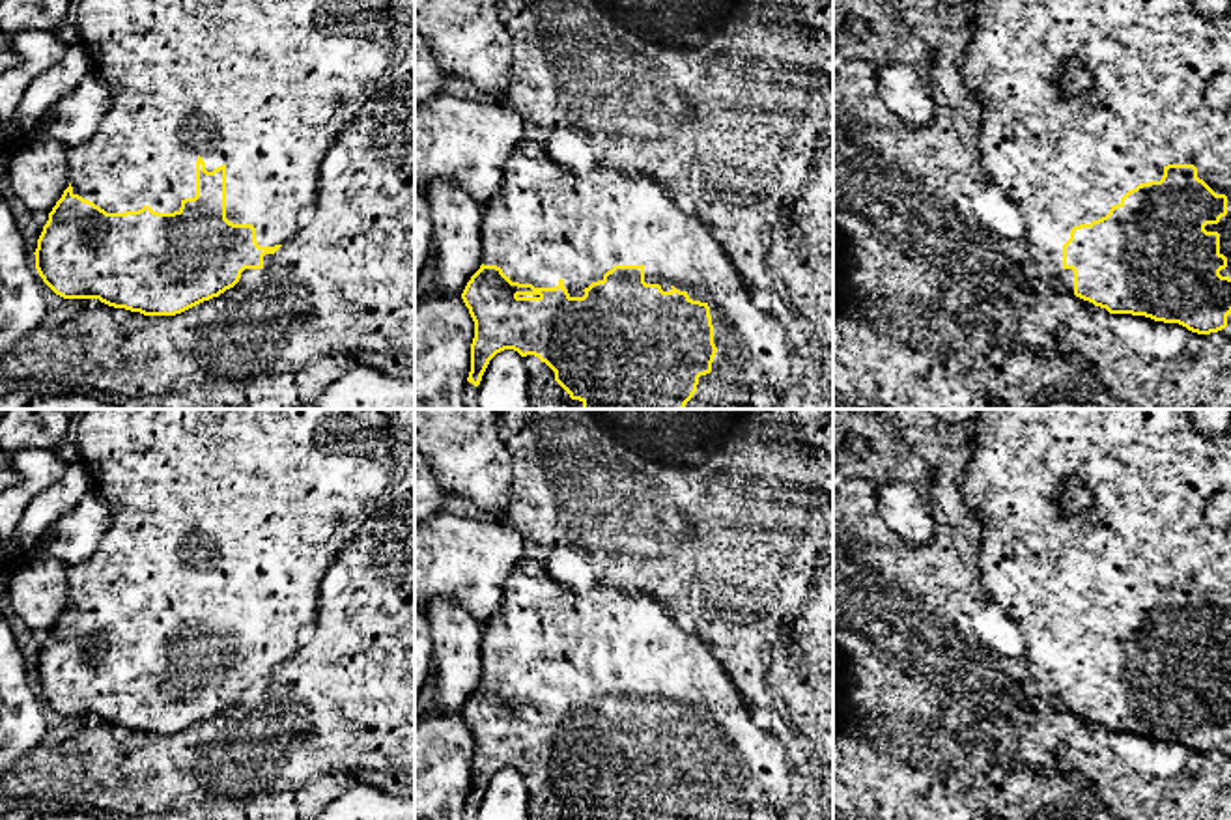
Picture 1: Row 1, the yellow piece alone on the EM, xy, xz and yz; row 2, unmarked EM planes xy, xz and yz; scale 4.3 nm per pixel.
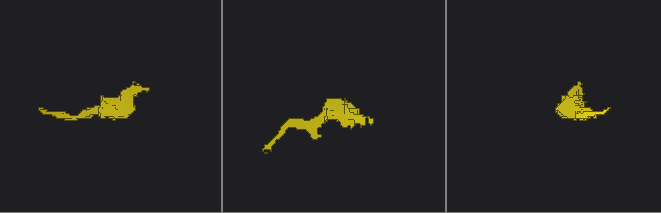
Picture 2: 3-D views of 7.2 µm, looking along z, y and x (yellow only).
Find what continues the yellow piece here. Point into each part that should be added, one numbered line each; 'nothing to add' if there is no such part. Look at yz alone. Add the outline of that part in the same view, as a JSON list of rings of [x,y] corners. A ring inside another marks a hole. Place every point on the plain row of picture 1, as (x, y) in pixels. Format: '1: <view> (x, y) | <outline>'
1: yz (1162, 492) | [[[984,409],[975,430],[968,437],[971,456],[964,471],[964,495],[983,523],[983,551],[979,575],[984,598],[999,605],[1024,633],[1026,657],[1039,680],[1074,712],[1074,689],[1063,686],[1063,663],[1070,657],[1074,644],[1091,643],[1121,622],[1121,616],[1141,601],[1160,600],[1167,583],[1194,583],[1197,596],[1216,613],[1227,615],[1227,633],[1218,643],[1207,643],[1207,650],[1220,652],[1220,672],[1227,676],[1222,695],[1231,697],[1231,426],[1222,437],[1201,435],[1190,418],[1192,409]],[[1067,478],[1080,480],[1091,493],[1095,506],[1065,517],[1057,506],[1057,495]]]

